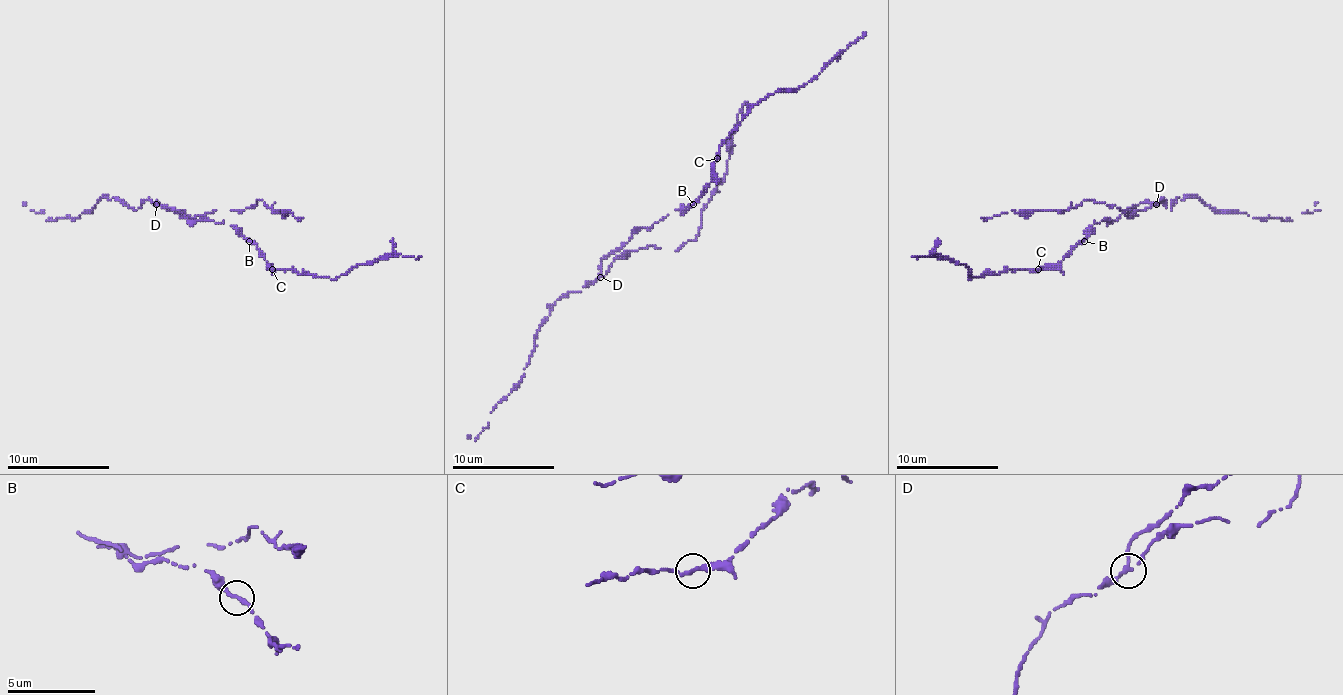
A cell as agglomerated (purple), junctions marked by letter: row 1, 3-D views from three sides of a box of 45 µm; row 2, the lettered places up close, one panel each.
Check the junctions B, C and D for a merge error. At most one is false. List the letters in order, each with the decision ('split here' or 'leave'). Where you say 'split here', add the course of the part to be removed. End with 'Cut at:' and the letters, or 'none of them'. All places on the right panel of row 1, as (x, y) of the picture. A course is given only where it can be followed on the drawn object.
B: leave
C: leave
D: split here | (1156, 205), (1138, 210), (1130, 218), (1125, 213), (1130, 210), (1089, 200), (1061, 210), (1020, 210), (981, 218)
Cut at: D

